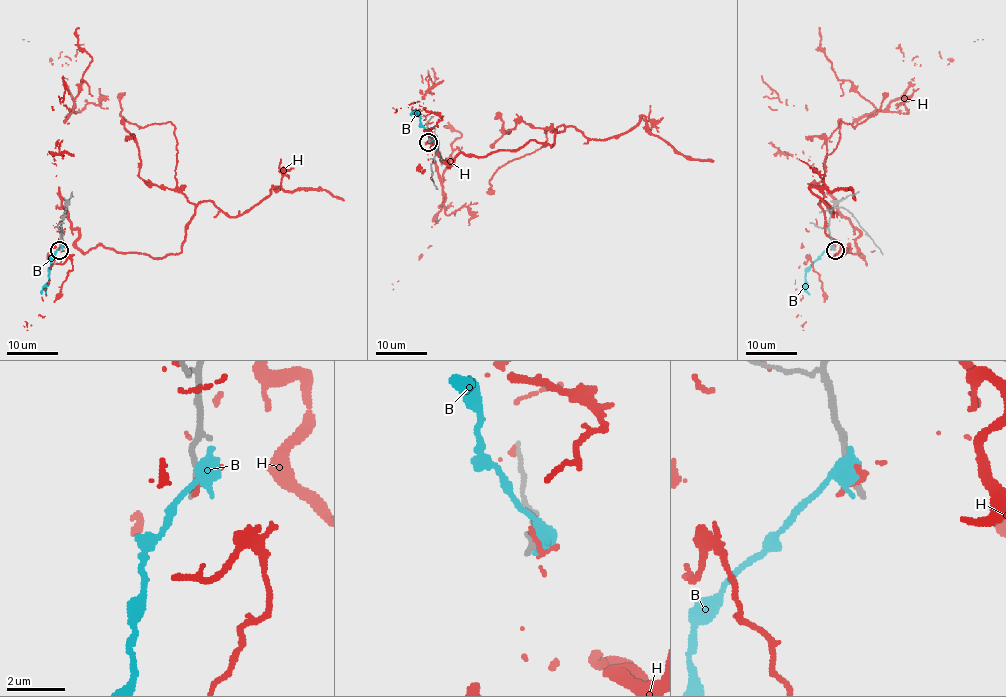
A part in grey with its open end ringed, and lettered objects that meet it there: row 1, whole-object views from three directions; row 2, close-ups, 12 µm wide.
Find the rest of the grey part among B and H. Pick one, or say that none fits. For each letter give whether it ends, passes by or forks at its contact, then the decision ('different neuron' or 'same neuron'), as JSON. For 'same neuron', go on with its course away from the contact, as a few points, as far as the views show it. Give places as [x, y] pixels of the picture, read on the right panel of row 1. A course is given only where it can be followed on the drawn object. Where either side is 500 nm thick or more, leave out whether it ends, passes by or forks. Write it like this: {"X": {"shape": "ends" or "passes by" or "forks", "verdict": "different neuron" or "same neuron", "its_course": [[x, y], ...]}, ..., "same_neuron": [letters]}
{"B": {"verdict": "different neuron"}, "H": {"shape": "ends", "verdict": "different neuron"}, "same_neuron": []}

